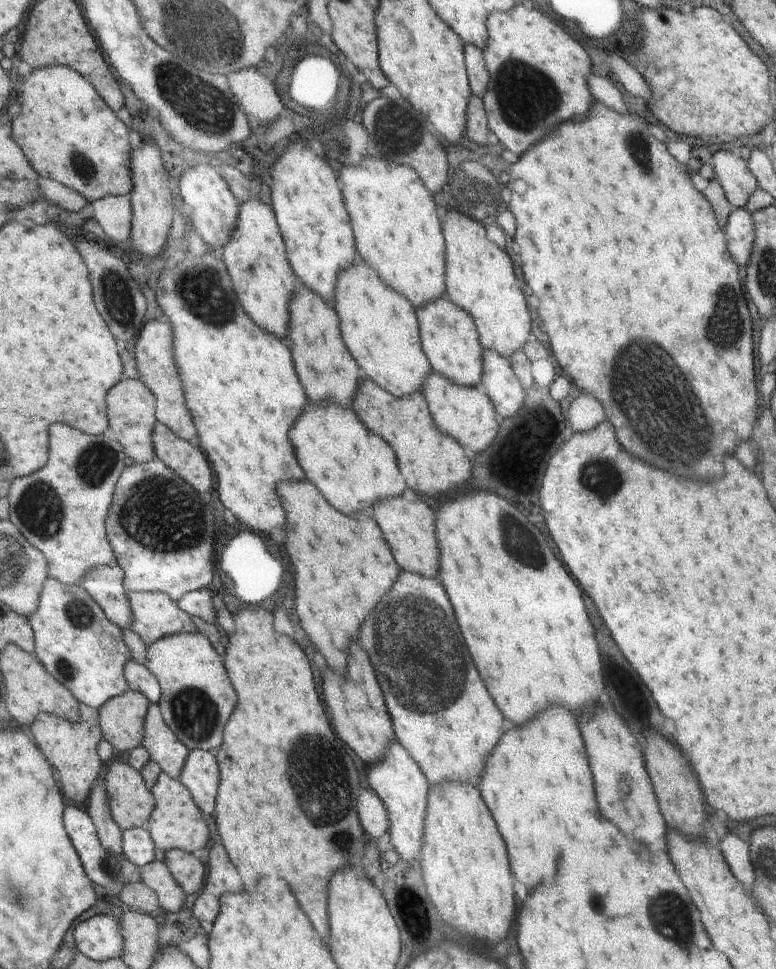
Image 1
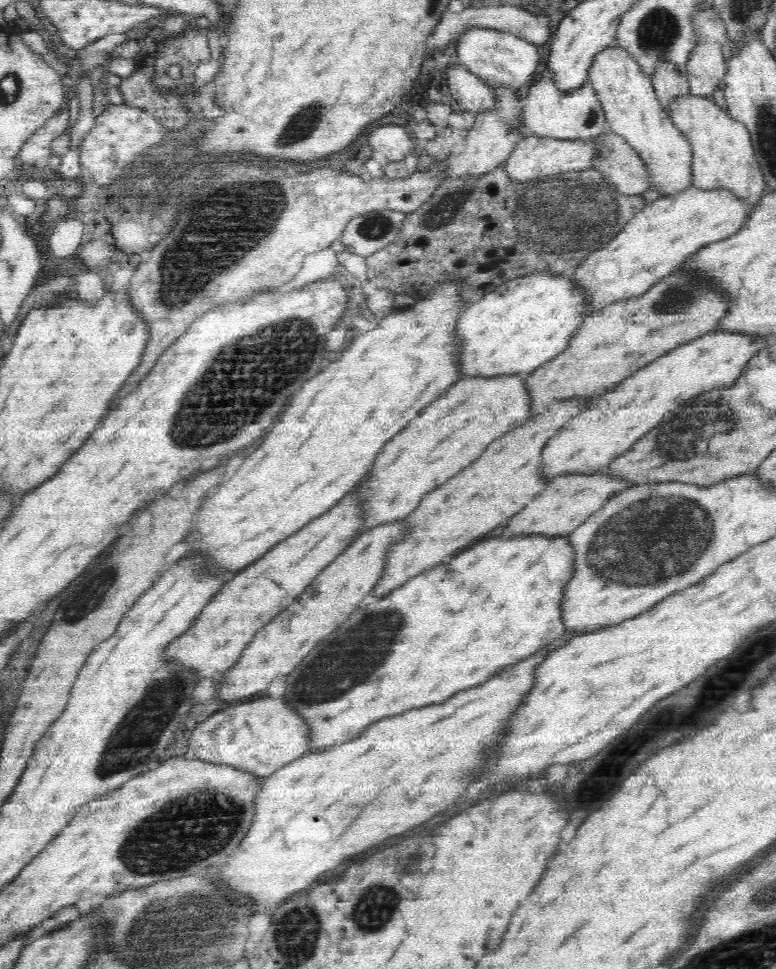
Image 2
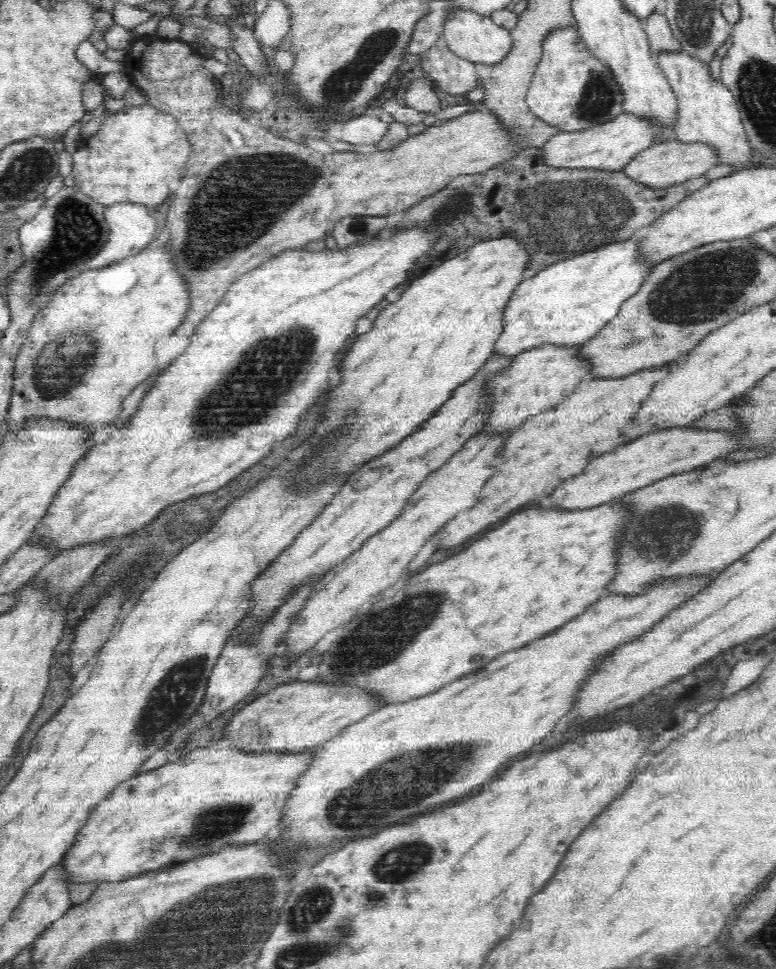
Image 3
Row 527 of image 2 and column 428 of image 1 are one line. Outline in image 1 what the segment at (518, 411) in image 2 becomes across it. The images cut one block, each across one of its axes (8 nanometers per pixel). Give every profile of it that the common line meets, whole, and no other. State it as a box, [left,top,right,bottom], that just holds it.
[333,262,433,398]

